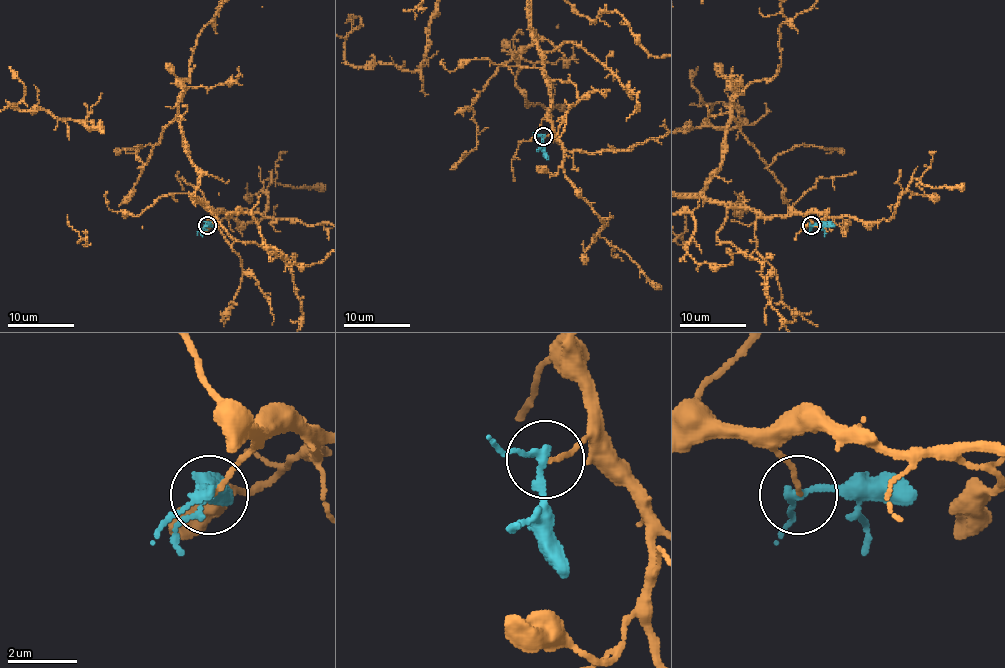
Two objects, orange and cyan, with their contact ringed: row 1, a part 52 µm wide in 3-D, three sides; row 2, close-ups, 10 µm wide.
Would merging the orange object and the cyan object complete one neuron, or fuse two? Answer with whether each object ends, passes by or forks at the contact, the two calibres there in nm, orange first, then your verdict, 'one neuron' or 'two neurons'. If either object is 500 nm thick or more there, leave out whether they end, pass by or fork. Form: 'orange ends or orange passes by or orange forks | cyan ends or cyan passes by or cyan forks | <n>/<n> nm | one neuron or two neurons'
orange ends | cyan passes by | 110/200 nm | two neurons

